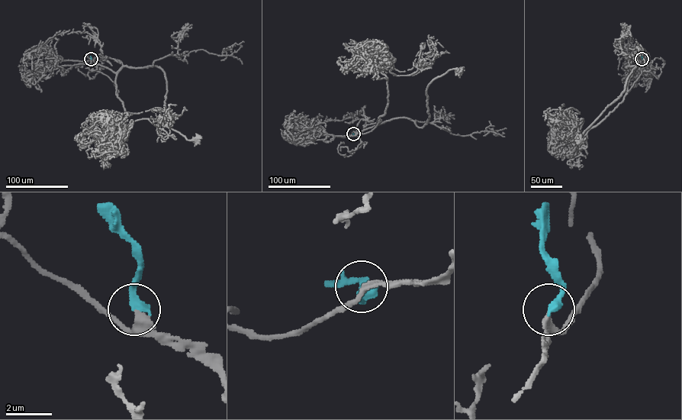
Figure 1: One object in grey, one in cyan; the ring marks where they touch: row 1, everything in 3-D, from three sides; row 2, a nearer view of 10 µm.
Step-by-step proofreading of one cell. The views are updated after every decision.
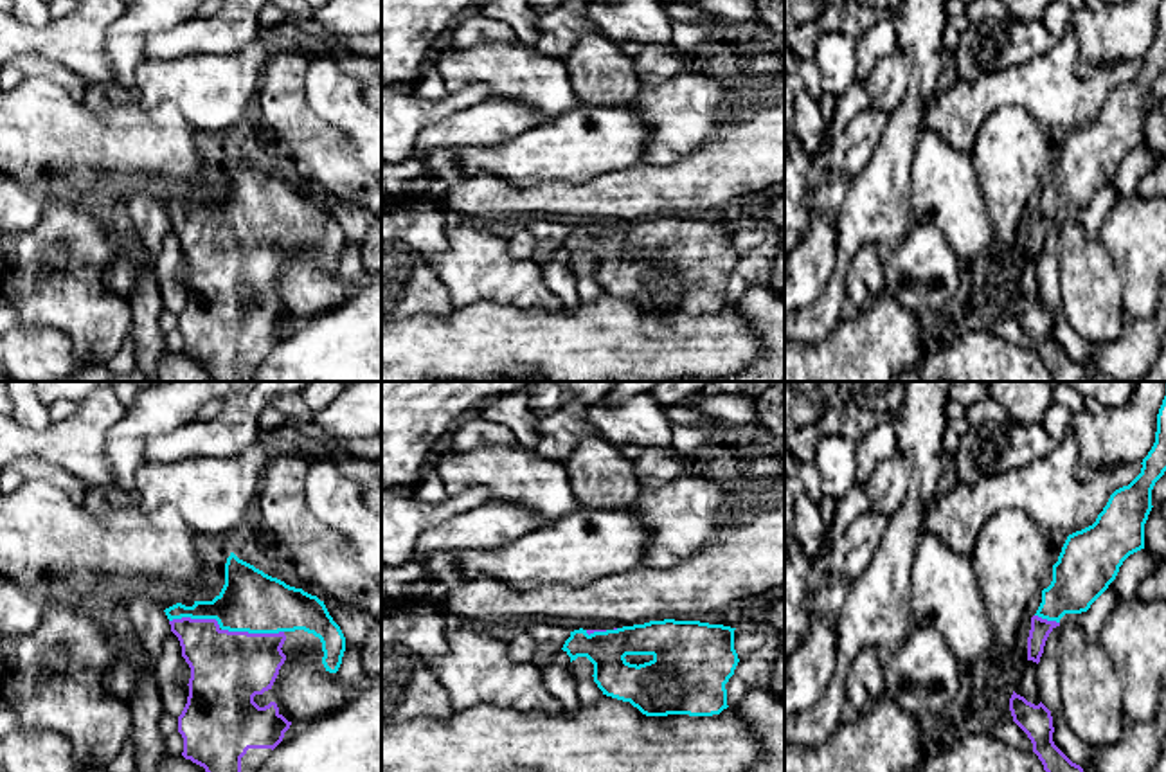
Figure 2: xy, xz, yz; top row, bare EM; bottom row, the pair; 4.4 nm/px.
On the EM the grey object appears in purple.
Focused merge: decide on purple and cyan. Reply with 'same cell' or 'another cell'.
same cell

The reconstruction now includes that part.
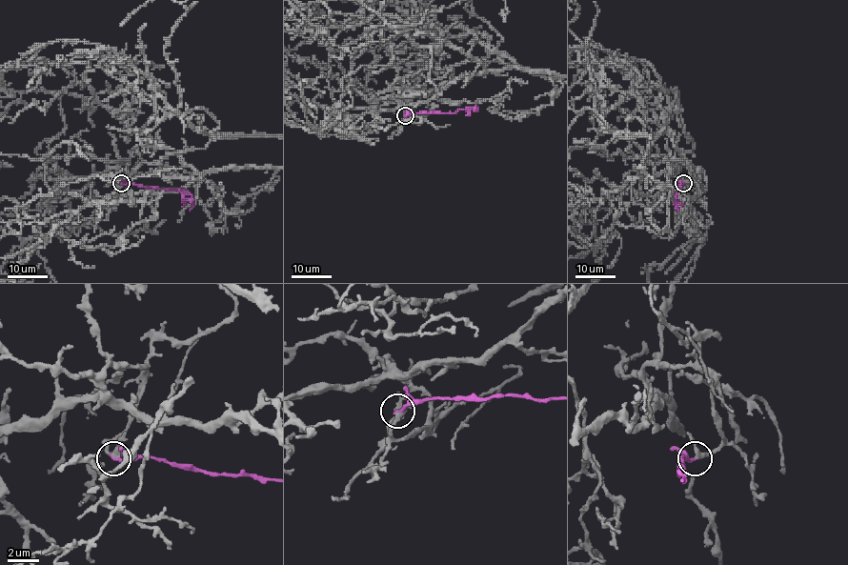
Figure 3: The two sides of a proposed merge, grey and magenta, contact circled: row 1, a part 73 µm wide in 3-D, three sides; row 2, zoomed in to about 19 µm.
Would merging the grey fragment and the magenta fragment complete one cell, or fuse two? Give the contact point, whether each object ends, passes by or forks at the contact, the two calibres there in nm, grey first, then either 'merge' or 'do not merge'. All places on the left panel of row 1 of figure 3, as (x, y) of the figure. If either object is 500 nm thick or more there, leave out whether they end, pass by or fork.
(121, 183) | grey passes by | magenta ends | 280/190 nm | merge

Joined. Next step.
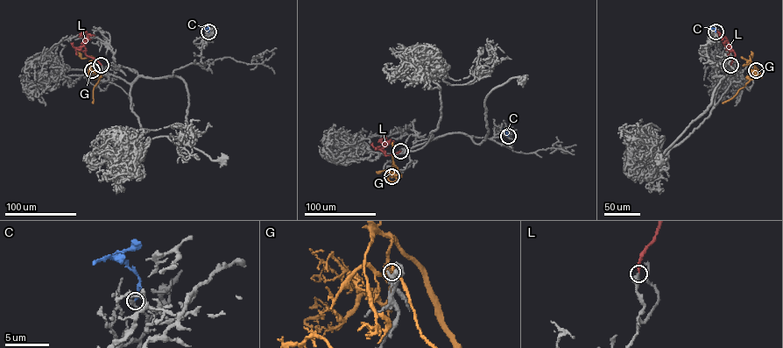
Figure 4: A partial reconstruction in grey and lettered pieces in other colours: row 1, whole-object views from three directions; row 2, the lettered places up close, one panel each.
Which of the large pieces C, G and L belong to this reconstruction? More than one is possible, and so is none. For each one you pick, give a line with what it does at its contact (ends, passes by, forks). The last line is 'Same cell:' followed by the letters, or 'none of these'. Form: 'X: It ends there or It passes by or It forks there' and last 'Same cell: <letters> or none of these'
L: It ends there
Same cell: L

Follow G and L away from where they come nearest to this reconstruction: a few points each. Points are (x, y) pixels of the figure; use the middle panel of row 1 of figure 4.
G: (392, 176), (397, 180), (388, 179), (395, 171), (377, 171)
L: (400, 151), (385, 155), (381, 139), (385, 137)

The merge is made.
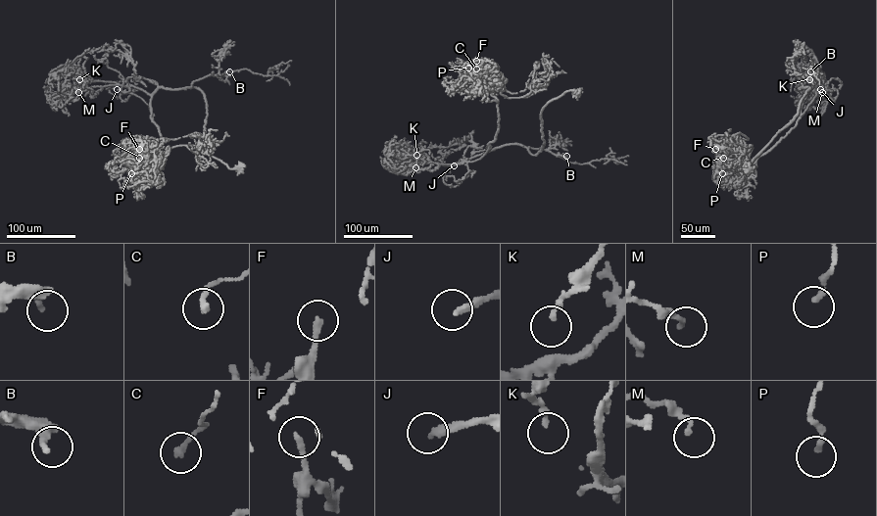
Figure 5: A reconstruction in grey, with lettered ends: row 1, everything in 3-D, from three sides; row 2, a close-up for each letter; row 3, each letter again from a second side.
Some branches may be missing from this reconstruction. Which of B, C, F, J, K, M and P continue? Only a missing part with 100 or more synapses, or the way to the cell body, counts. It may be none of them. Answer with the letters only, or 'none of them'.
B, J

